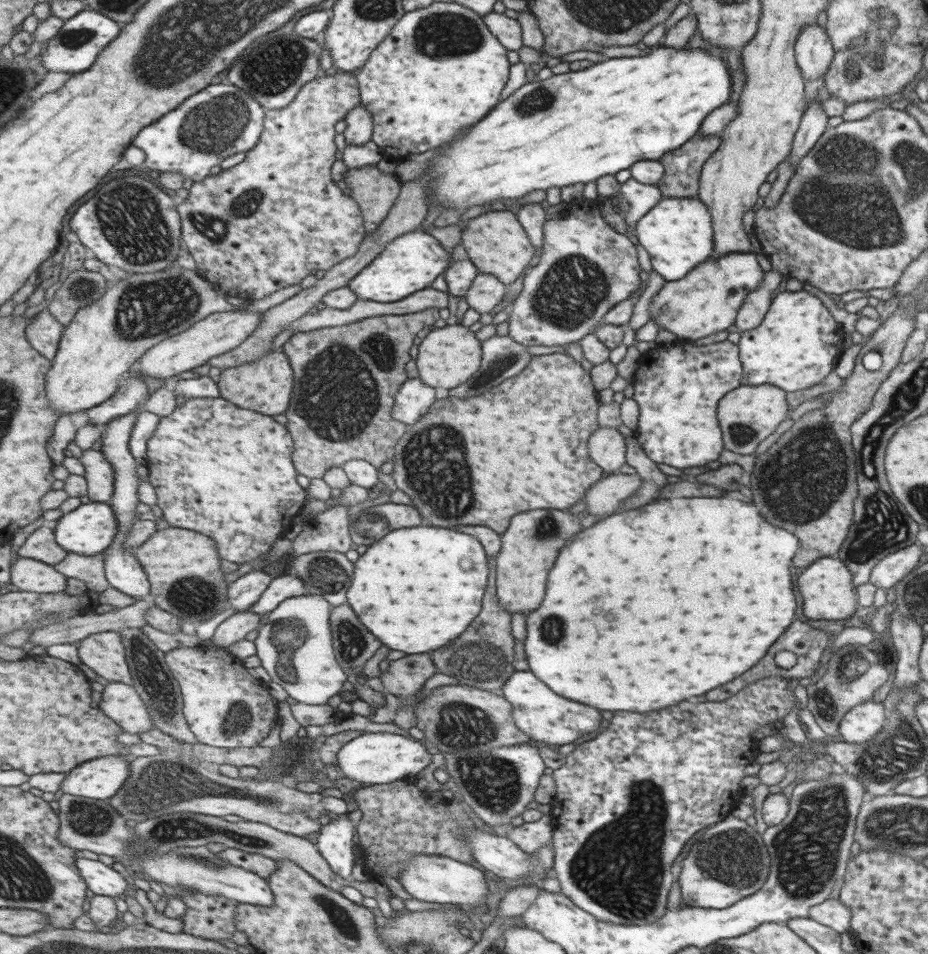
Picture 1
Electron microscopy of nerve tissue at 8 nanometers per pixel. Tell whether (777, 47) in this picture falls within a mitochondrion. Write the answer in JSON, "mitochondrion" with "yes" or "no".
{"mitochondrion":"no"}

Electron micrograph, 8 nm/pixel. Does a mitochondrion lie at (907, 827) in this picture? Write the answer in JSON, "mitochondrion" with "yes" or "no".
{"mitochondrion":"yes"}

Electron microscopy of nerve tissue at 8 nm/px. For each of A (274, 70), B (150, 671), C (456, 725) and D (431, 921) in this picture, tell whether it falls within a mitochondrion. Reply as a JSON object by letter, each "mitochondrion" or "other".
{"A":"mitochondrion","B":"mitochondrion","C":"mitochondrion","D":"other"}

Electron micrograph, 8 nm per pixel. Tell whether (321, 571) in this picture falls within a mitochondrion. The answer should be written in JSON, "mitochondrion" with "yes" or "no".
{"mitochondrion":"yes"}

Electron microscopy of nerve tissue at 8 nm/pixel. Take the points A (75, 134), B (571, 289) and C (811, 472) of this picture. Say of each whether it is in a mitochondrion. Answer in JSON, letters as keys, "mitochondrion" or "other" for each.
{"A":"other","B":"mitochondrion","C":"mitochondrion"}

